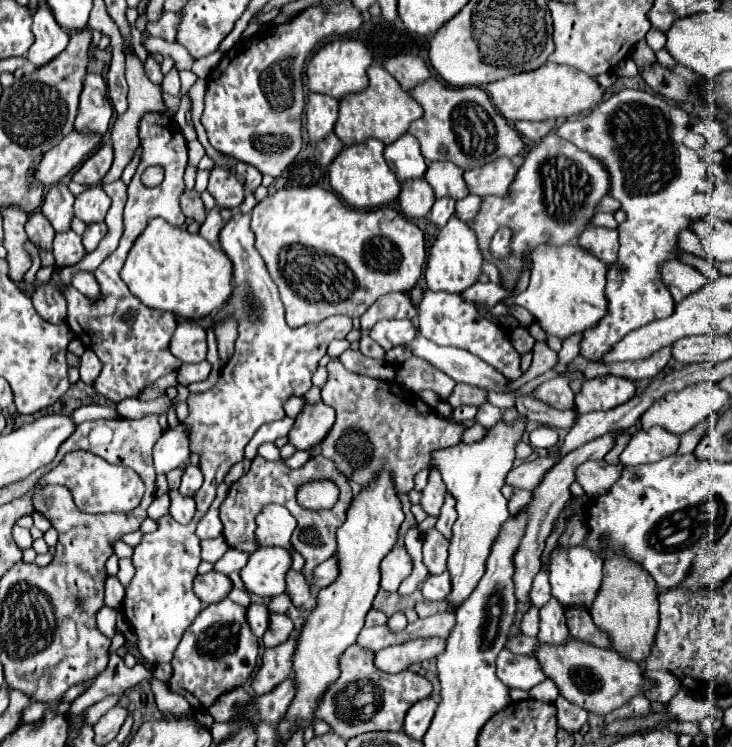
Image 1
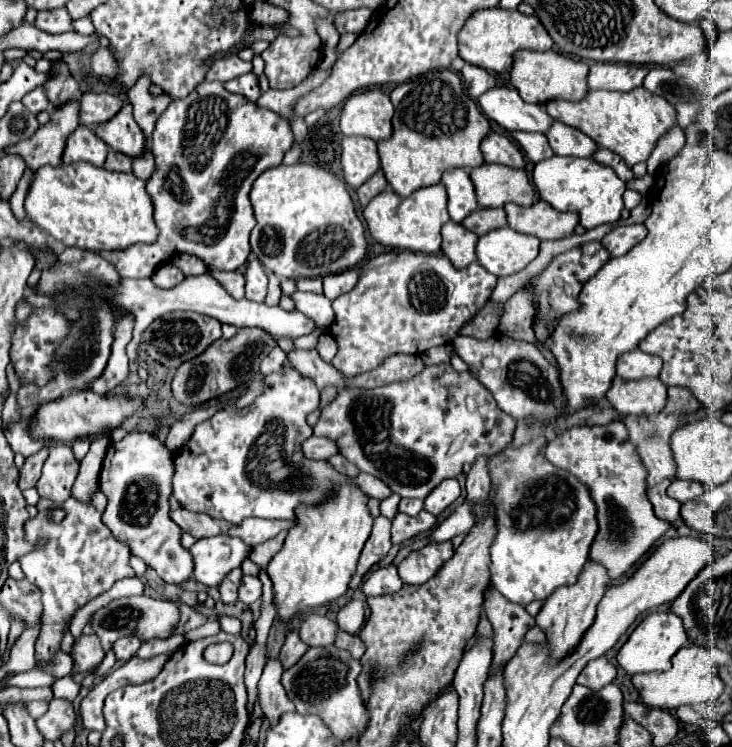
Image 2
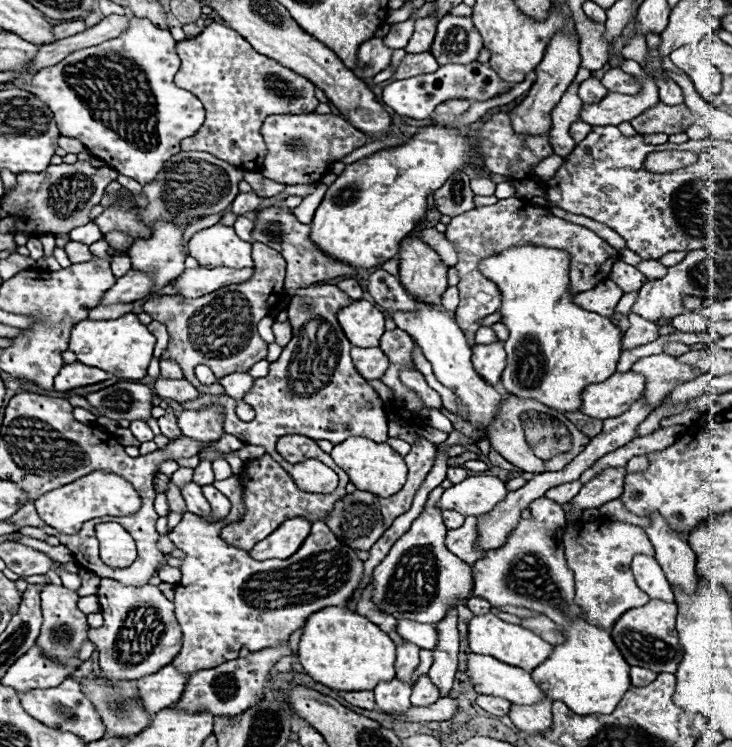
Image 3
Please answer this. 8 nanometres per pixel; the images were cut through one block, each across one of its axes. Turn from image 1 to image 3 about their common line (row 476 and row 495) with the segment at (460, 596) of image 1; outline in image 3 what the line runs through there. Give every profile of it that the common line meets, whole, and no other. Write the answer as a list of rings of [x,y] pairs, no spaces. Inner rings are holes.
[[[470,476],[460,484],[444,490],[438,508],[456,510],[464,516],[480,516],[490,512],[506,498],[508,490],[502,480],[494,476]]]

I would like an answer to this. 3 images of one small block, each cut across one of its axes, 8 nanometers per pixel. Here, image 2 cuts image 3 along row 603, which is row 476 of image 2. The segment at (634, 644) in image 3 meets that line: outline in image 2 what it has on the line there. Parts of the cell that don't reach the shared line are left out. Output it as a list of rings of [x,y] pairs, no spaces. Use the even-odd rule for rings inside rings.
[[[626,416],[626,428],[630,428],[630,438],[638,446],[638,454],[642,456],[644,466],[648,468],[648,486],[656,484],[668,476],[674,478],[674,462],[670,452],[670,434],[682,426],[682,416]]]

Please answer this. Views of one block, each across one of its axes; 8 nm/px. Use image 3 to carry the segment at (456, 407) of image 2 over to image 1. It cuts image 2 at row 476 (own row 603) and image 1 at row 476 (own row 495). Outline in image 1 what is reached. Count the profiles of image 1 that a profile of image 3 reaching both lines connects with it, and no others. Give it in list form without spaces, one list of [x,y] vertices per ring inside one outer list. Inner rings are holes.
[[[430,470],[430,478],[428,478],[428,486],[422,490],[422,500],[420,506],[430,514],[430,516],[438,516],[442,504],[444,504],[444,492],[446,492],[446,484],[442,482],[442,474],[440,470]]]

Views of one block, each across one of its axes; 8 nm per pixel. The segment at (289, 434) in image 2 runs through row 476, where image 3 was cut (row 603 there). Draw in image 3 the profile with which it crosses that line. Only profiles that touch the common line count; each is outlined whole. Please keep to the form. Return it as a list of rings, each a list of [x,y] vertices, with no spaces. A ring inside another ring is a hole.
[[[186,512],[179,524],[167,535],[176,544],[176,548],[180,548],[186,554],[180,564],[182,580],[176,586],[174,596],[176,618],[184,632],[184,638],[182,650],[172,662],[180,672],[192,674],[234,660],[238,658],[242,646],[246,646],[250,652],[258,652],[264,648],[274,648],[280,642],[288,642],[290,634],[302,628],[304,620],[310,614],[326,606],[346,606],[364,578],[364,562],[356,556],[356,550],[344,546],[324,522],[312,524],[310,536],[304,540],[300,550],[288,560],[262,562],[254,560],[246,550],[224,542],[220,538],[220,530],[224,526],[220,522],[208,524],[199,516]]]

